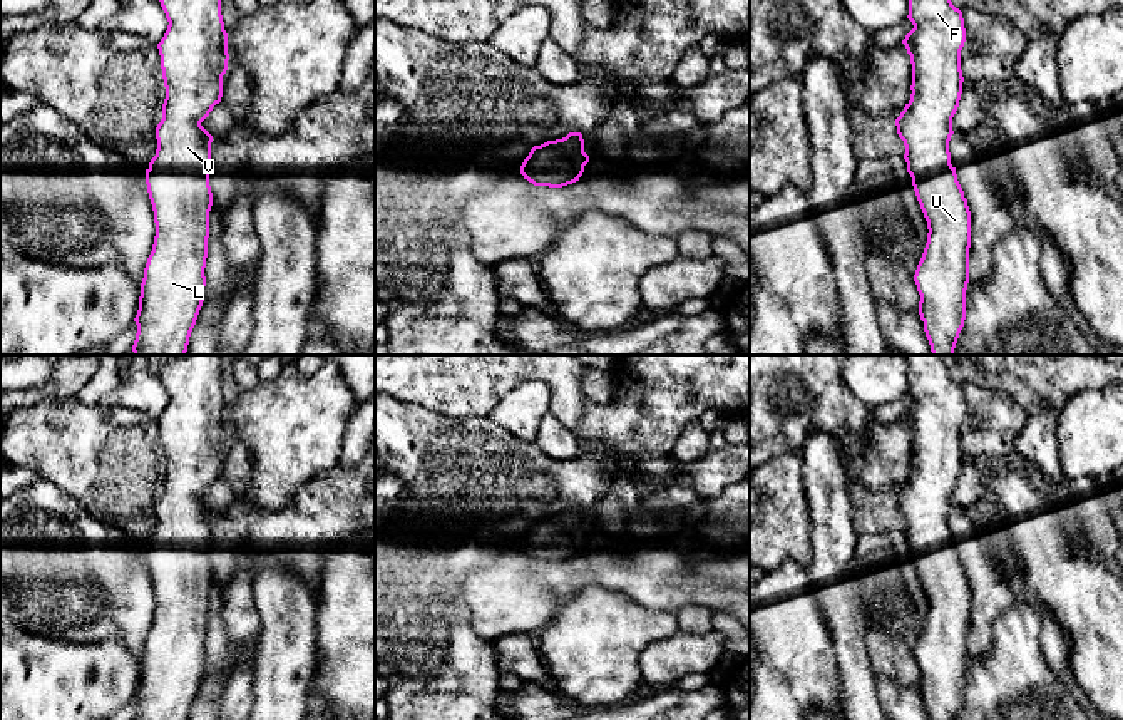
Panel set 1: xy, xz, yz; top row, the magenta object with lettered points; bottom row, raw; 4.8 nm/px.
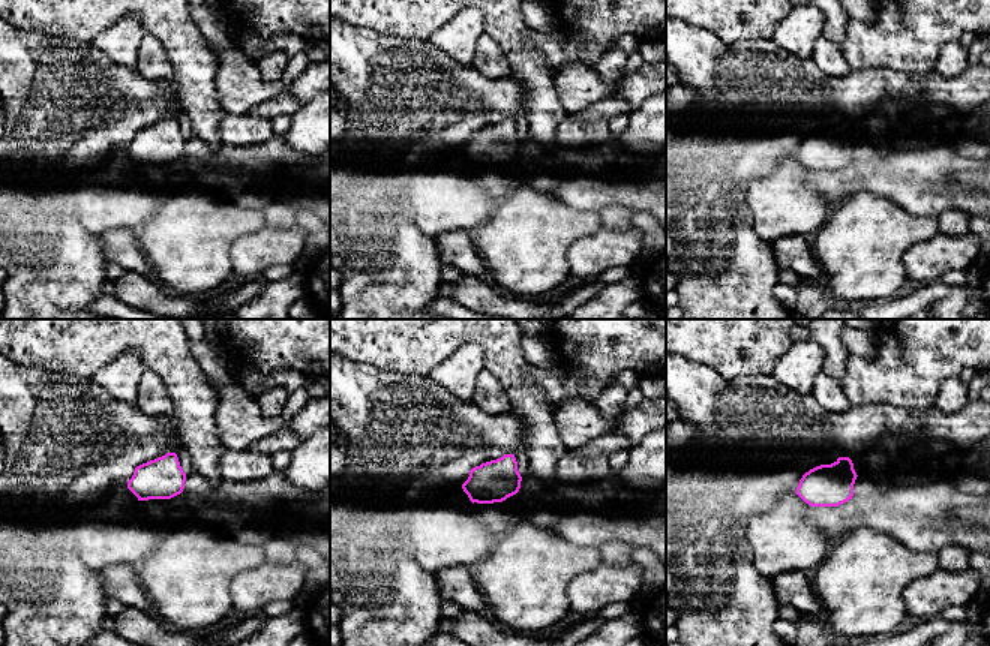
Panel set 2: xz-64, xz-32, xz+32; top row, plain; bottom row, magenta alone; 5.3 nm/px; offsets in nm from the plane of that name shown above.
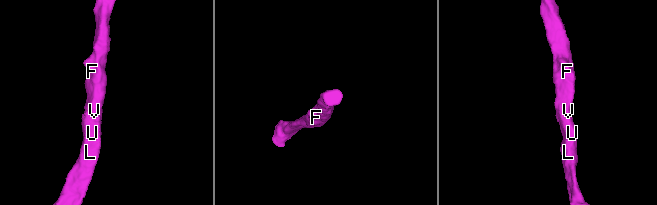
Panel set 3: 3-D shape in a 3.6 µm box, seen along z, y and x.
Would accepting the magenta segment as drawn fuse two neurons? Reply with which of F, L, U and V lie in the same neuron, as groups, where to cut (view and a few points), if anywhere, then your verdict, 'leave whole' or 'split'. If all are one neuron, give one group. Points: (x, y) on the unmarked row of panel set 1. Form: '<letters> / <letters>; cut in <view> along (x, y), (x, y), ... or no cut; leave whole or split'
F L U V; no cut; leave whole

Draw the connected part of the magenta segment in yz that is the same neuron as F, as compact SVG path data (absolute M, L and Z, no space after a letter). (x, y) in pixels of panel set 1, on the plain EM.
M942 355L902 357L914 400L902 415L912 439L912 469L895 501L929 604L914 656L929 720L956 720L966 695L971 586L951 539L949 516L962 469L966 404Z

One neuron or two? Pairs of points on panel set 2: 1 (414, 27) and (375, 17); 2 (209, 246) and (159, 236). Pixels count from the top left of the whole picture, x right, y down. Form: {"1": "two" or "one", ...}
{"1": "one", "2": "one"}

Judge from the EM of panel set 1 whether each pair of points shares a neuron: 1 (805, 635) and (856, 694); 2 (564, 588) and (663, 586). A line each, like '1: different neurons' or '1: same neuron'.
1: different neurons
2: same neuron

